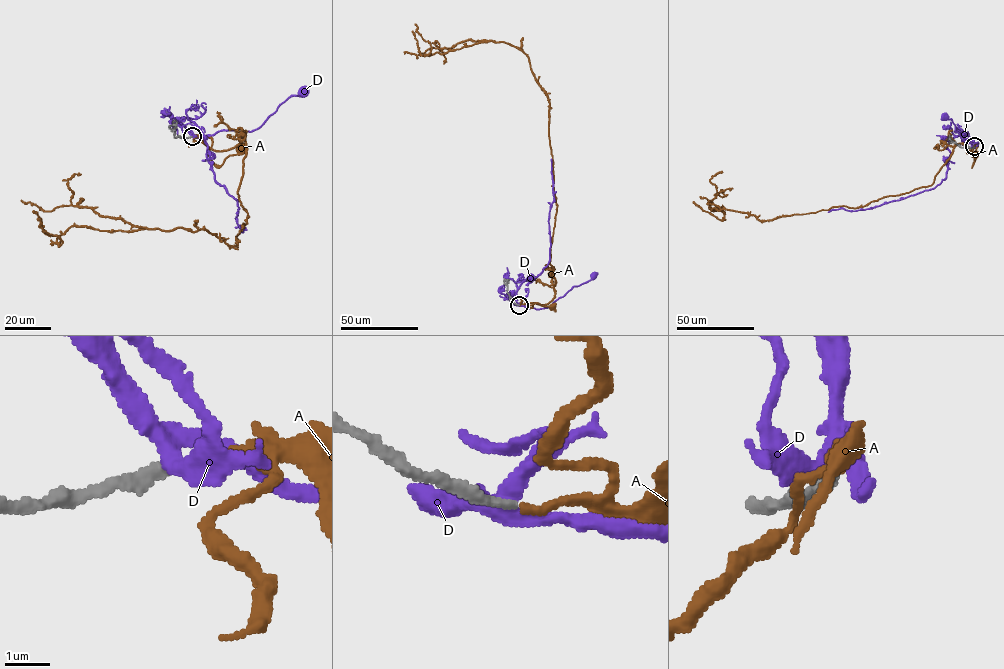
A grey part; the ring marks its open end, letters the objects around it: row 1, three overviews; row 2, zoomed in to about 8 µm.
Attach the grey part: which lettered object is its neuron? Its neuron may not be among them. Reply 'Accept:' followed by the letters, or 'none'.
Accept: A

